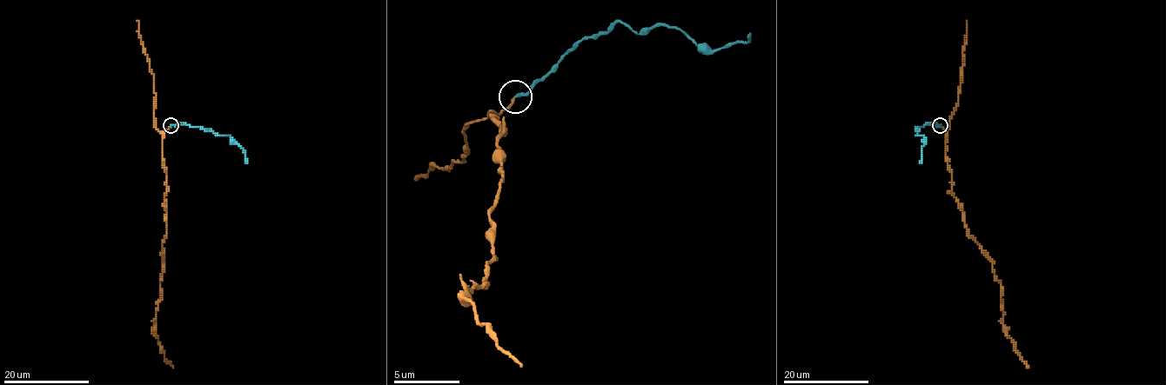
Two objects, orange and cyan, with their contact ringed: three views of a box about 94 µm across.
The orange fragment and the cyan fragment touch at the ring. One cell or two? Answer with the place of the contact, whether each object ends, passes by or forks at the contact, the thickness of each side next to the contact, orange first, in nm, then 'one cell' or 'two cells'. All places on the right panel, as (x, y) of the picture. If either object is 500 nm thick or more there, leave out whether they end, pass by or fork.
at (940, 125); orange ends there; cyan ends there; 190 nm thick on the orange side, 280 nm on the other; one cell

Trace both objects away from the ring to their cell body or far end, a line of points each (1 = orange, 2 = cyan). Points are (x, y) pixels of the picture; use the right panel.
1: (941, 126), (947, 138), (951, 192), (967, 233), (991, 262), (1001, 287), (1003, 331), (1028, 367)
2: (941, 125), (928, 123), (915, 129), (919, 130), (917, 135), (924, 138), (919, 163)

